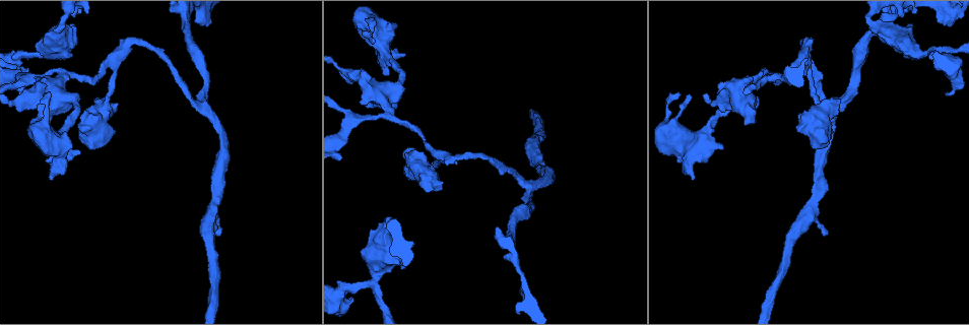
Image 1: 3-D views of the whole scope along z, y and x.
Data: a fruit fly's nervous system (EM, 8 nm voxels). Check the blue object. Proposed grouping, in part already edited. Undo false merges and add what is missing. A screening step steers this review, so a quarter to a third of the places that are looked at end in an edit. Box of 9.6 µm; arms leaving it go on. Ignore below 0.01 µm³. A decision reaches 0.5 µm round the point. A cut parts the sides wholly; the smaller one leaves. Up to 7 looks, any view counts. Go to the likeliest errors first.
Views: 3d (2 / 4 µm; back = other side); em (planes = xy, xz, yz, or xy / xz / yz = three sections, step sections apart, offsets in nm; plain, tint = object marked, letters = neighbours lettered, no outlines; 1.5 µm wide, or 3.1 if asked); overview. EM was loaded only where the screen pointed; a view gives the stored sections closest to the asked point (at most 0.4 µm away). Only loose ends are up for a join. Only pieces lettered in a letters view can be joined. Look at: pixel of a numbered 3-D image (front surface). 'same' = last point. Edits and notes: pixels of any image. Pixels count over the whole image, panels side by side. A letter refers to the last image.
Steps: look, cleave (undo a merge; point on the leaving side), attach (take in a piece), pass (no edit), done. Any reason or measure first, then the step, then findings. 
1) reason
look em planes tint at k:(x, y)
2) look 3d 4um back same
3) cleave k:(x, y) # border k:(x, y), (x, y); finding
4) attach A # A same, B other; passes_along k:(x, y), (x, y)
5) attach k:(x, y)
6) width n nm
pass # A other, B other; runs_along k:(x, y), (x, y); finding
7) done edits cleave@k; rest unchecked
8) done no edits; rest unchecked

an open end
look em planes tint at 1:(79, 152)

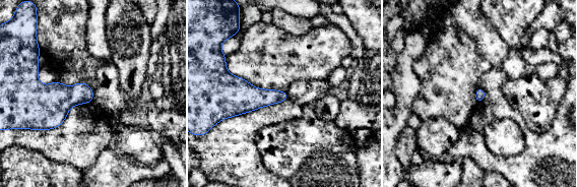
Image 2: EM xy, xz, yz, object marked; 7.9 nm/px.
what lies round it
look em planes letters same

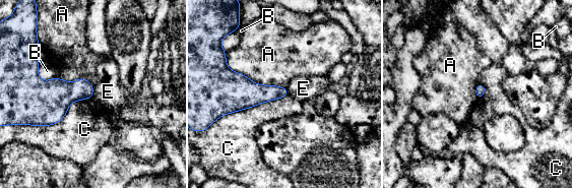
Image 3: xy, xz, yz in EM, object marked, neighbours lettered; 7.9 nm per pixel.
pass # A other, B other, C other, E other; none of them fits

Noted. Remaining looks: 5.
branch point
look 3d 2um at 1:(201, 108)

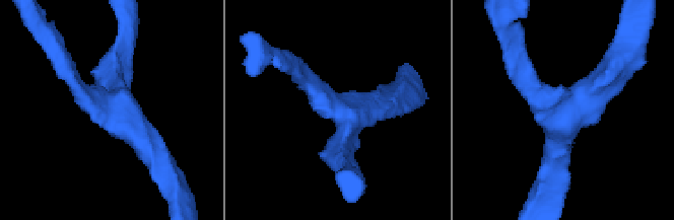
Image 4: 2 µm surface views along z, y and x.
arms 3; now the EM
look em xz step 4 letters at 4:(561, 118)

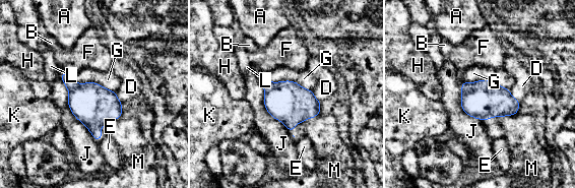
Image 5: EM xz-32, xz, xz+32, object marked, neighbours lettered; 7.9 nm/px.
cut it another way
look em planes letters same

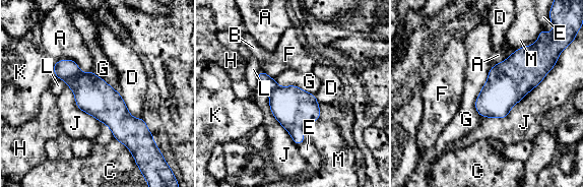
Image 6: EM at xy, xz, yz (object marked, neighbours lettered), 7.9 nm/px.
width 300 nm
pass # A other, B other, C other, D other, E other, F other, G other, H other, J other, K other, L other, M other; one cell here

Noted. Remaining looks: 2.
done no edits; rest unchecked

